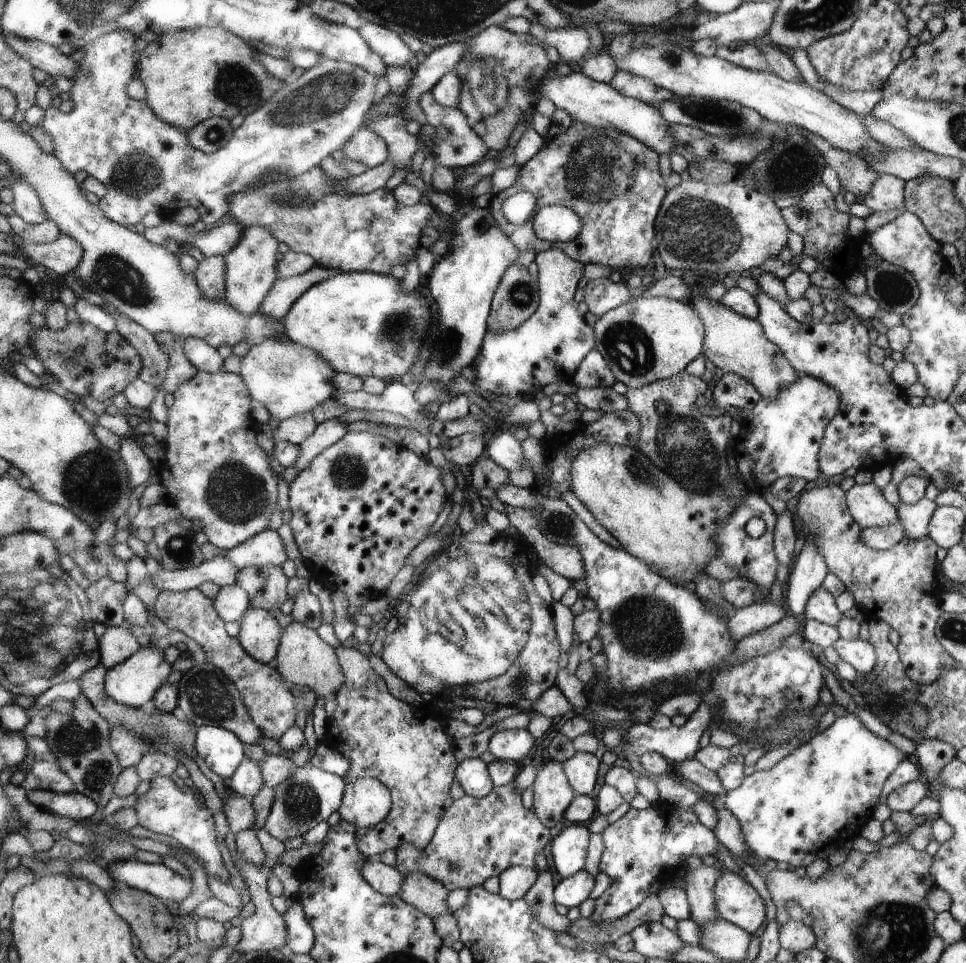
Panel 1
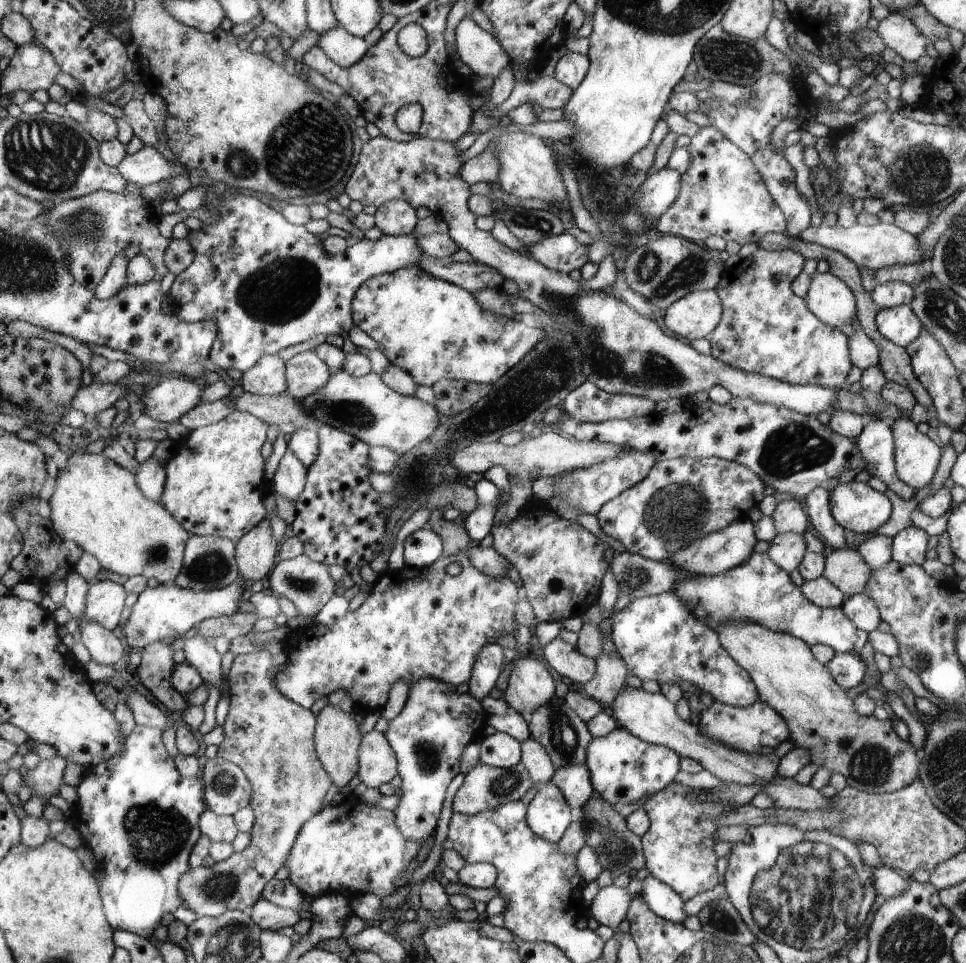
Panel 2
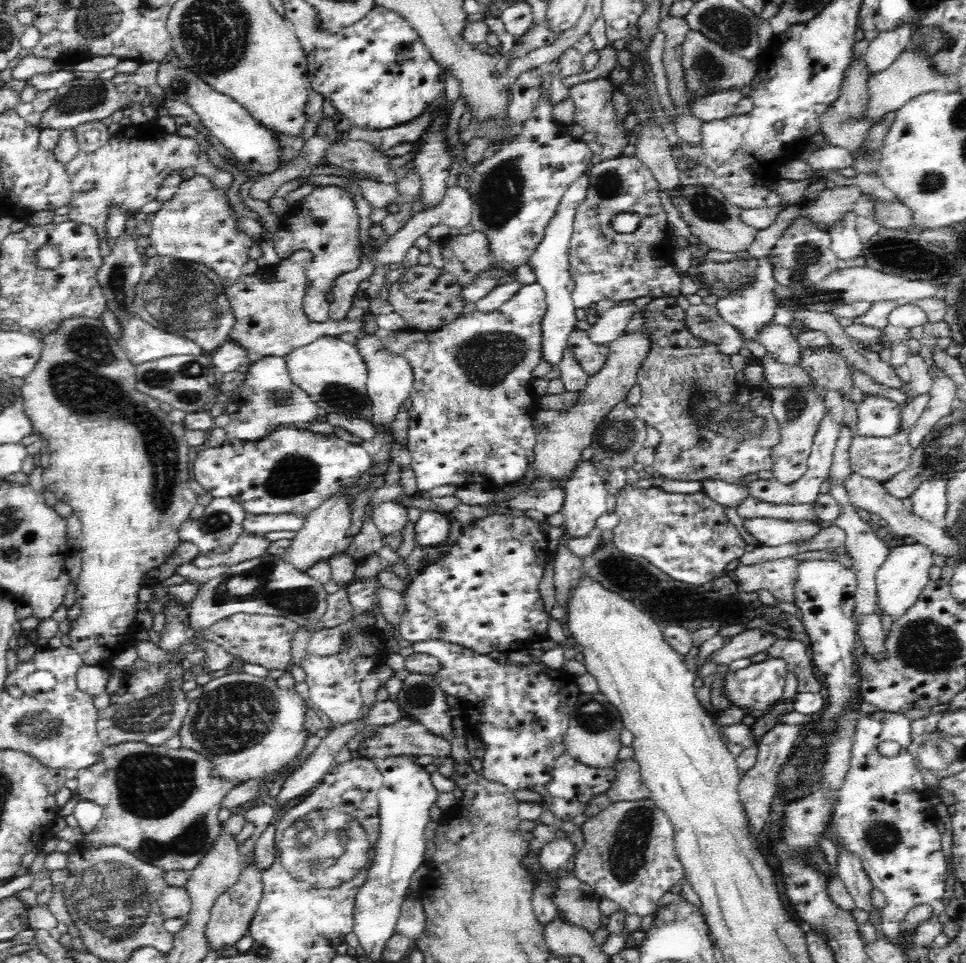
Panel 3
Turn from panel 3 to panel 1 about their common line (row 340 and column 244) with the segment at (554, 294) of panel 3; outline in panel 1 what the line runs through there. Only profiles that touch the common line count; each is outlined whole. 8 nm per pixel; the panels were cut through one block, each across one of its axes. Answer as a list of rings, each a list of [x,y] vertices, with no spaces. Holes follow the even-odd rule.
[[[270,529],[252,536],[252,539],[224,552],[224,555],[239,571],[246,567],[266,566],[266,564],[281,566],[287,560],[286,546],[282,538],[277,531]]]

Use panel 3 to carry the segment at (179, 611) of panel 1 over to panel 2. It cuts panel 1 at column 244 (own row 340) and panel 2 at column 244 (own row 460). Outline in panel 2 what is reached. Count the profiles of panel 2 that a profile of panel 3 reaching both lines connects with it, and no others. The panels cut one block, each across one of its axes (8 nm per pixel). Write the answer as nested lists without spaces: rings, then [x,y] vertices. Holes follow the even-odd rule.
[[[253,651],[251,653],[238,652],[231,665],[230,672],[228,672],[226,680],[229,684],[229,713],[227,714],[226,721],[222,730],[225,734],[224,741],[218,745],[217,756],[222,760],[233,762],[237,764],[246,775],[246,778],[250,781],[253,788],[253,797],[249,806],[254,811],[255,823],[251,834],[250,844],[243,851],[234,851],[234,854],[226,860],[215,863],[212,867],[204,867],[203,865],[192,867],[188,872],[185,872],[179,880],[179,895],[183,900],[182,906],[188,907],[193,913],[196,913],[199,917],[217,917],[223,915],[226,911],[239,910],[246,911],[254,903],[258,902],[262,898],[263,888],[267,886],[267,882],[282,868],[284,862],[290,855],[291,848],[294,847],[296,837],[299,836],[301,828],[306,824],[308,819],[311,819],[317,812],[320,812],[324,807],[328,806],[324,804],[324,796],[328,792],[328,788],[332,786],[331,777],[328,776],[326,769],[323,767],[322,761],[318,757],[318,753],[314,752],[314,726],[316,724],[316,716],[306,710],[303,706],[292,702],[288,697],[275,687],[275,674],[277,673],[276,665],[272,664],[272,655],[268,651]]]

